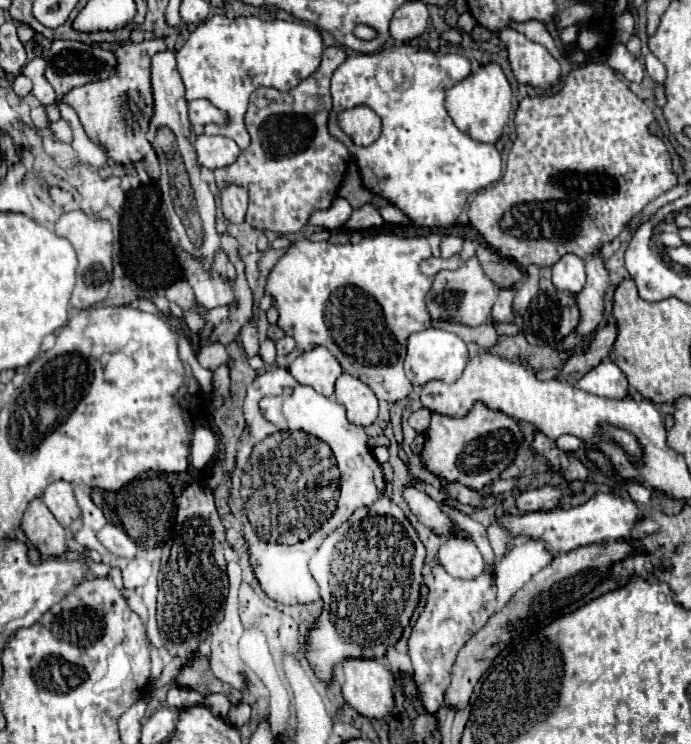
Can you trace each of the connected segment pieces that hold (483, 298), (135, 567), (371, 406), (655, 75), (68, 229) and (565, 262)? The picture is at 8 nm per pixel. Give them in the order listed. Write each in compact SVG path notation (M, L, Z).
M473 256L467 262L463 262L457 270L449 272L443 270L435 276L431 290L427 292L425 304L435 320L449 320L449 322L459 322L467 326L479 326L491 320L491 308L495 304L495 284L485 276L485 272L479 266L479 260Z
M143 558L129 560L127 568L123 570L123 588L135 590L135 588L143 586L145 580L149 578L149 574L151 574L151 566L147 560L143 560Z
M341 374L335 384L335 400L347 408L347 418L353 424L369 426L377 420L379 404L375 392L351 374Z
M647 54L647 56L645 56L645 70L647 70L647 74L649 74L655 82L663 82L665 76L667 76L665 66L663 66L653 54Z
M67 212L55 222L55 234L67 238L79 258L79 268L77 268L77 286L71 296L71 306L75 310L85 310L91 306L101 304L107 298L109 286L111 286L111 224L107 220L87 216L83 212Z
M565 254L553 266L553 284L557 290L579 294L585 284L585 262L575 254Z

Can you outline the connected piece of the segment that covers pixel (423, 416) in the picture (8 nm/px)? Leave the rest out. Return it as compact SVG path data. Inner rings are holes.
M419 408L417 412L413 412L409 416L409 426L415 426L413 429L419 434L427 431L427 424L429 424L429 410L425 410L425 408Z

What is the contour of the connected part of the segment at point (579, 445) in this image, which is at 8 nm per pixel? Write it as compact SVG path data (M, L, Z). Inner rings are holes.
M566 434L559 437L557 446L565 452L577 452L583 448L583 443L577 437Z

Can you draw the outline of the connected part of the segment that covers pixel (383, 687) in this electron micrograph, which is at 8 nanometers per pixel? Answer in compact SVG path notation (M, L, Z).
M347 658L343 668L343 696L367 718L385 718L393 710L393 674L375 658Z

